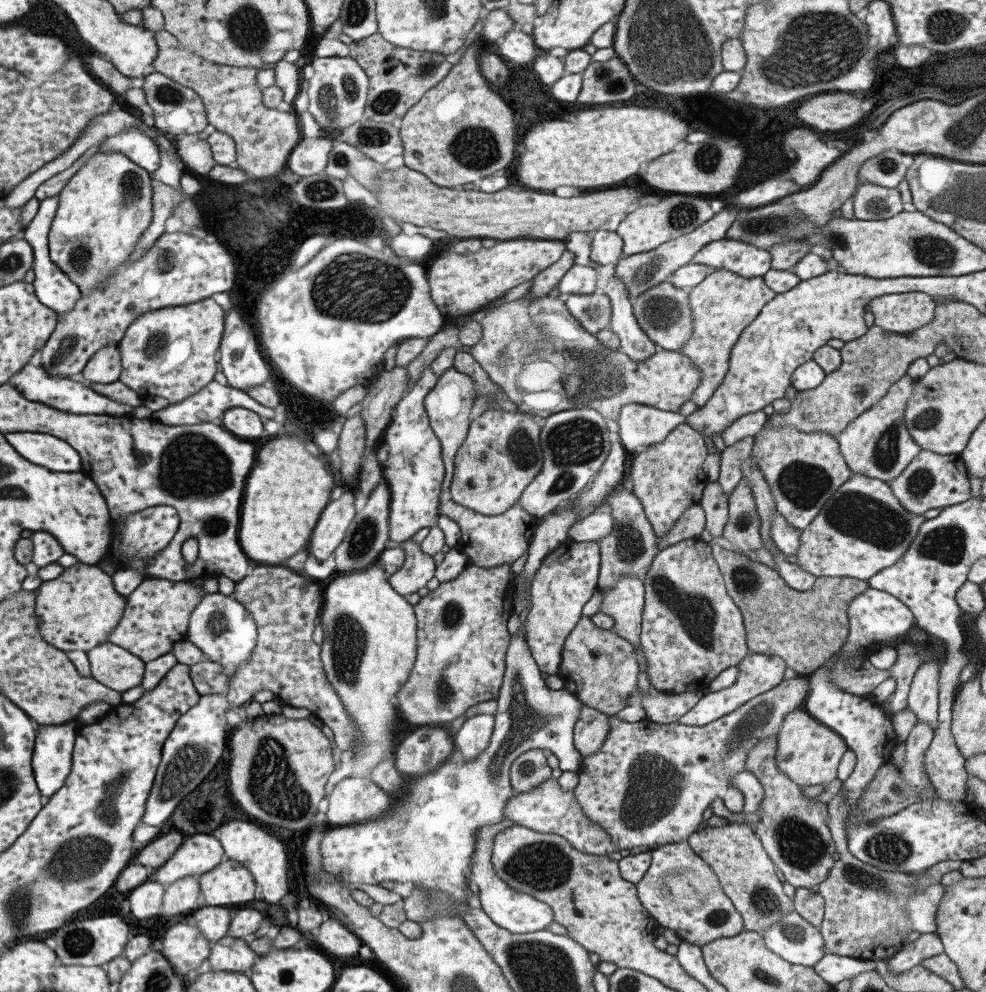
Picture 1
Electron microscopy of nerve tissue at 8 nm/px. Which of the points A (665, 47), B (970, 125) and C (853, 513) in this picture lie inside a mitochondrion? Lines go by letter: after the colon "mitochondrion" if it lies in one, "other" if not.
A: mitochondrion
B: mitochondrion
C: mitochondrion

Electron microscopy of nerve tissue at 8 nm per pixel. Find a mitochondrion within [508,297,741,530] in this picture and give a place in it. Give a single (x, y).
(572, 445)

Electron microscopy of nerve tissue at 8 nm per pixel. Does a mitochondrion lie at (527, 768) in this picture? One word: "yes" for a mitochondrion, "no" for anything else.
yes

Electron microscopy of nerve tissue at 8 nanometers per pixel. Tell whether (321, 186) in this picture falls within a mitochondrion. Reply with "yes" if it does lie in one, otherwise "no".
yes

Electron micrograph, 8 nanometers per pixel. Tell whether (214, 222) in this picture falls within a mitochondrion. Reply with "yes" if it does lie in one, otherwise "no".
no

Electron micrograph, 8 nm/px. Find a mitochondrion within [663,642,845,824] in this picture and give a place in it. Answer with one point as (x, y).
(763, 712)

